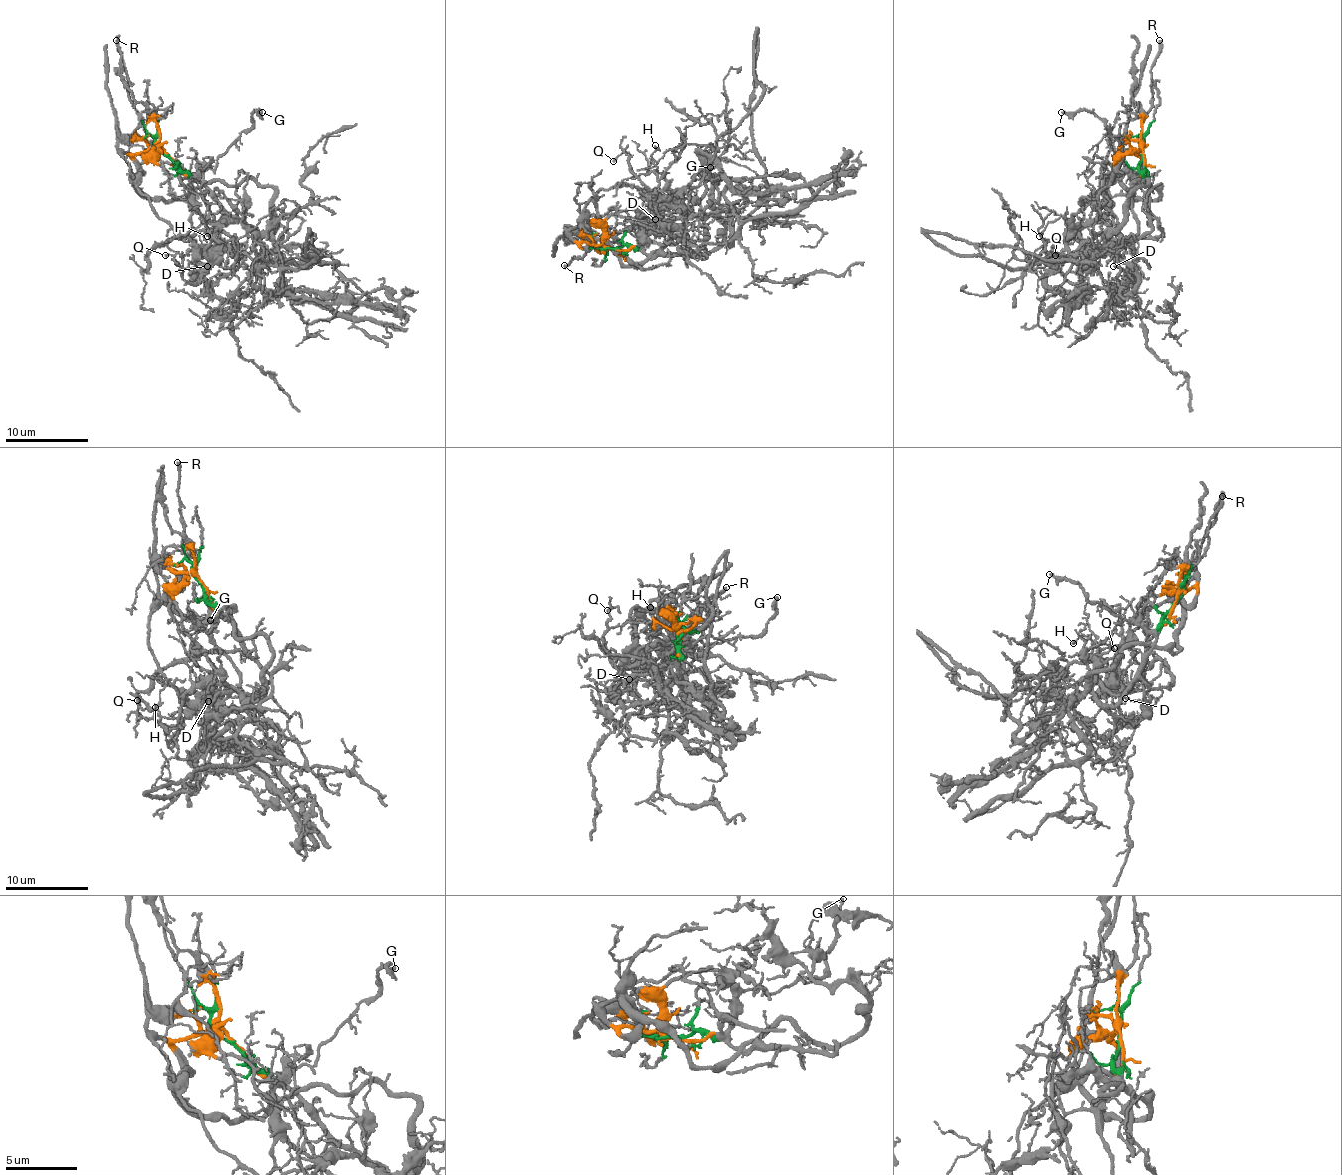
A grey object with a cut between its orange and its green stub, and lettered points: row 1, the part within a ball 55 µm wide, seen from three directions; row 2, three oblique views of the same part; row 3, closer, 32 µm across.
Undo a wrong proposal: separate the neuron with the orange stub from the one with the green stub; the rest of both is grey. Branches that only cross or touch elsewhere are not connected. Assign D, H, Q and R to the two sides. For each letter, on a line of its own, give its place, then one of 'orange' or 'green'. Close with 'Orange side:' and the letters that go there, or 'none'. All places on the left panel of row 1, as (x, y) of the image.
D: at (207, 266); orange
H: at (207, 236); orange
Q: at (165, 255); orange
R: at (116, 40); green
Orange side: D, H, Q

